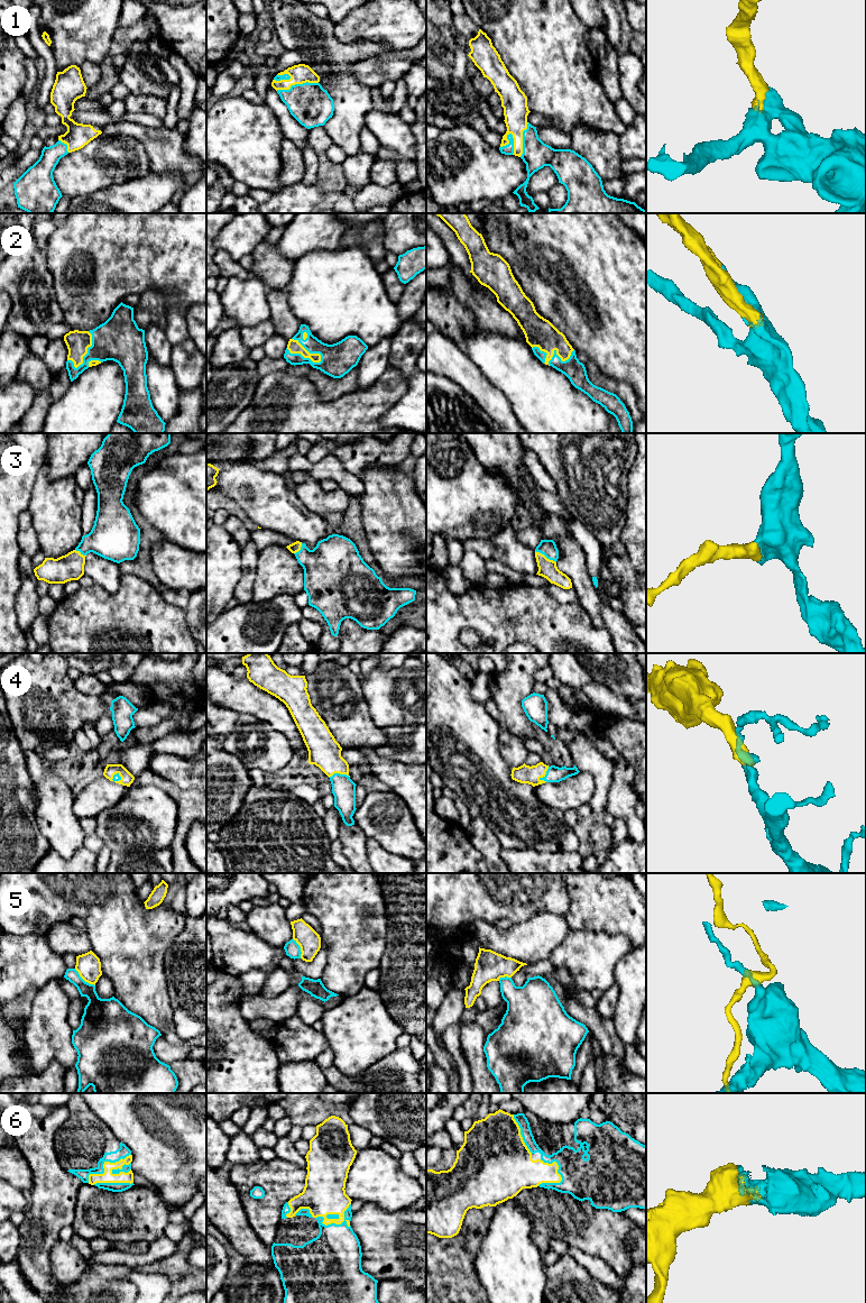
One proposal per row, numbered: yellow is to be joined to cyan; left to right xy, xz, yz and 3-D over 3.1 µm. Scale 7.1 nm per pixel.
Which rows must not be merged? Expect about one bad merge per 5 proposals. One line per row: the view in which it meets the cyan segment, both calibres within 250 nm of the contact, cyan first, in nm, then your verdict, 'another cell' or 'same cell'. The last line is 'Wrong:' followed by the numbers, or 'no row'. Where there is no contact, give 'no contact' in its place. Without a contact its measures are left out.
1: contact in xz; calibres 300 and 140 nm; same cell
2: contact in xz; calibres 240 and 90 nm; same cell
3: contact in yz; calibres 120 and 130 nm; same cell
4: contact in yz; calibres 110 and 130 nm; same cell
5: contact in xy; calibres 200 and 180 nm; another cell
6: contact in xz; calibres 400 and 300 nm; same cell
Wrong: 5

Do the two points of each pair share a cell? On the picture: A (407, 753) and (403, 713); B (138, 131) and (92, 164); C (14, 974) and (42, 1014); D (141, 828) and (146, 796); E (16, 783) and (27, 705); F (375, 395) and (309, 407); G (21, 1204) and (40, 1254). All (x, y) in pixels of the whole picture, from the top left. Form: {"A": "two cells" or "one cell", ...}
{"A": "two cells", "B": "two cells", "C": "two cells", "D": "one cell", "E": "two cells", "F": "one cell", "G": "two cells"}

